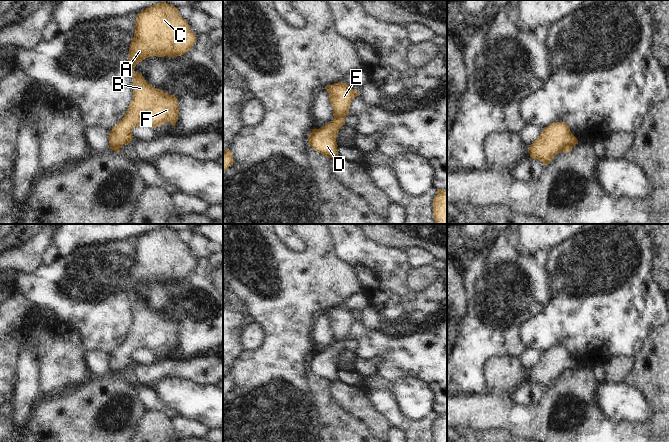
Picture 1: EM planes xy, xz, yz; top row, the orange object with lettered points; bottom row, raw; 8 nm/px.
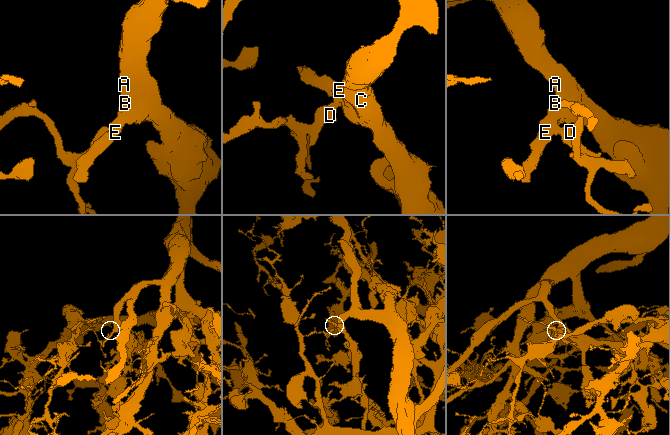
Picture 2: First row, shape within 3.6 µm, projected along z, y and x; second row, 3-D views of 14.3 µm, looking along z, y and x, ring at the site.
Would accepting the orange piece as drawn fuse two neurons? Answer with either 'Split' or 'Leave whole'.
Split.

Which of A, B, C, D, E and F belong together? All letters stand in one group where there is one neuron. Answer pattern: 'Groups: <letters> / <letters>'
Groups: A B C E F / D.

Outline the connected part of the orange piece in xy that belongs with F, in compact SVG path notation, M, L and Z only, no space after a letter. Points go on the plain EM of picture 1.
M166 226L149 230L137 238L134 261L129 271L129 285L133 290L133 322L123 343L109 355L110 373L130 367L132 354L139 349L151 352L166 346L176 349L178 323L151 310L134 292L148 281L182 280L195 266L196 259L179 239L178 232Z

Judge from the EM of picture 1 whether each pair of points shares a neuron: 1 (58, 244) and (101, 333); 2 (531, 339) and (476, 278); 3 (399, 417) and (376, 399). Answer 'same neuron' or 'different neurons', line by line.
1: different neurons
2: different neurons
3: same neuron

